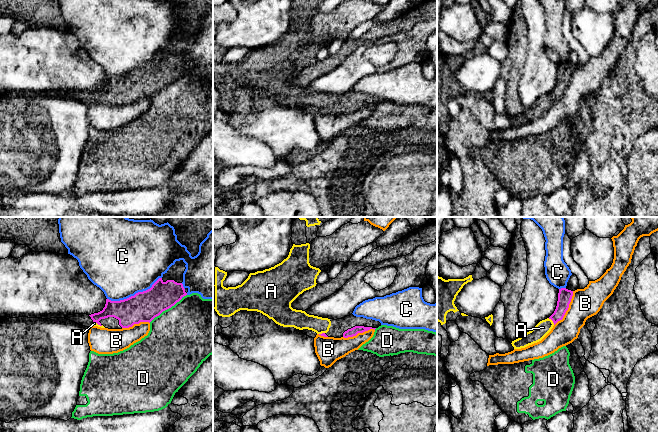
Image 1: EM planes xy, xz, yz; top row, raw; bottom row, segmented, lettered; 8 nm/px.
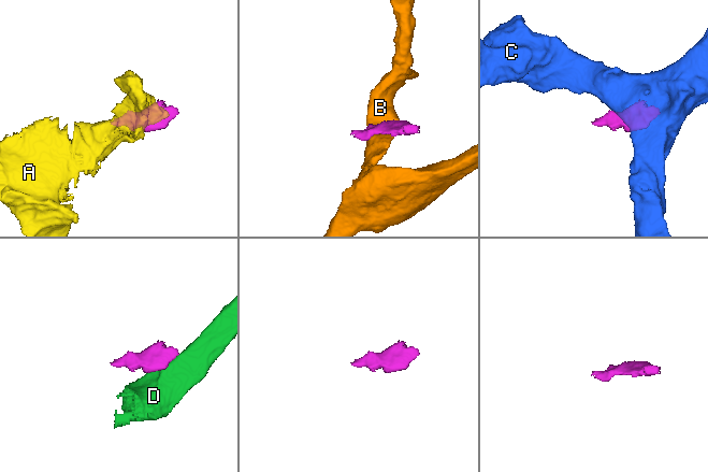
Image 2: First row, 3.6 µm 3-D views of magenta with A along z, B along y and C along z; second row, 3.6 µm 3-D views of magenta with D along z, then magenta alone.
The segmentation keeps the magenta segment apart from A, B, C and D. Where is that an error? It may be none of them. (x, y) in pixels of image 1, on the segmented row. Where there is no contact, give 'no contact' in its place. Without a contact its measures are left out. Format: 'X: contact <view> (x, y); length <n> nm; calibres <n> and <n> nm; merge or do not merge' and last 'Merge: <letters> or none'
A: contact yz (552, 320); length 80 nm; calibres 110 and 110 nm; merge
B: contact yz (567, 309); length 320 nm; calibres 110 and 240 nm; do not merge
C: contact xy (135, 294); length 480 nm; calibres 240 and 480 nm; do not merge
D: contact xy (167, 308); length 380 nm; calibres 240 and 480 nm; do not merge
Merge: A

